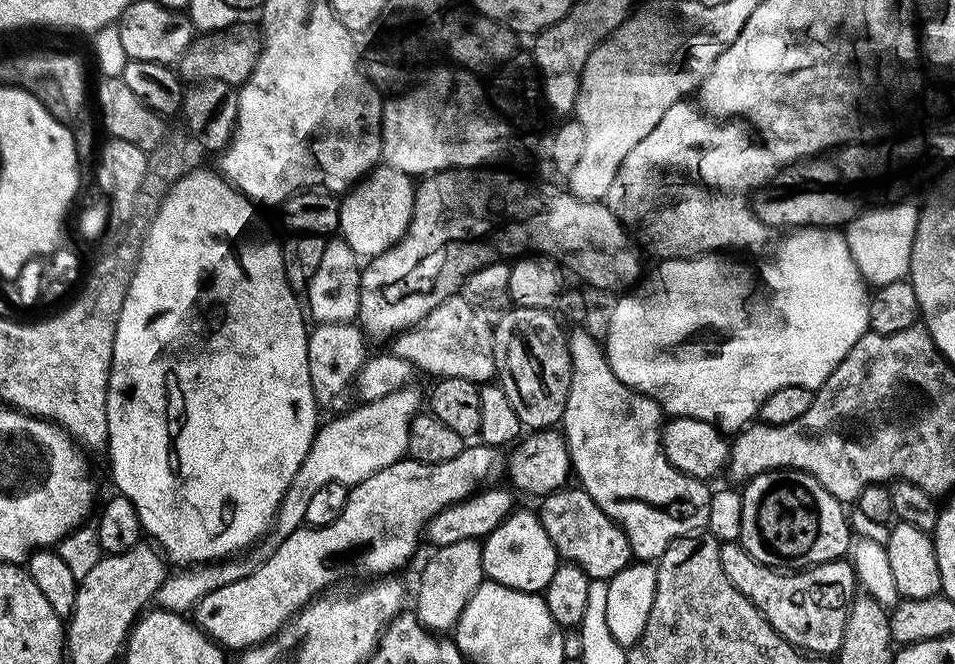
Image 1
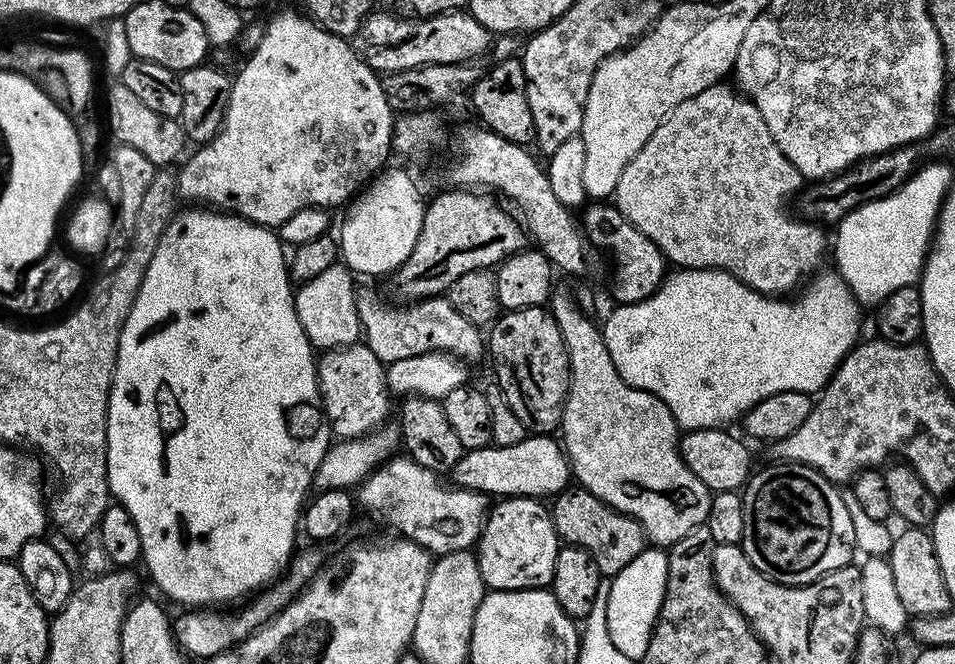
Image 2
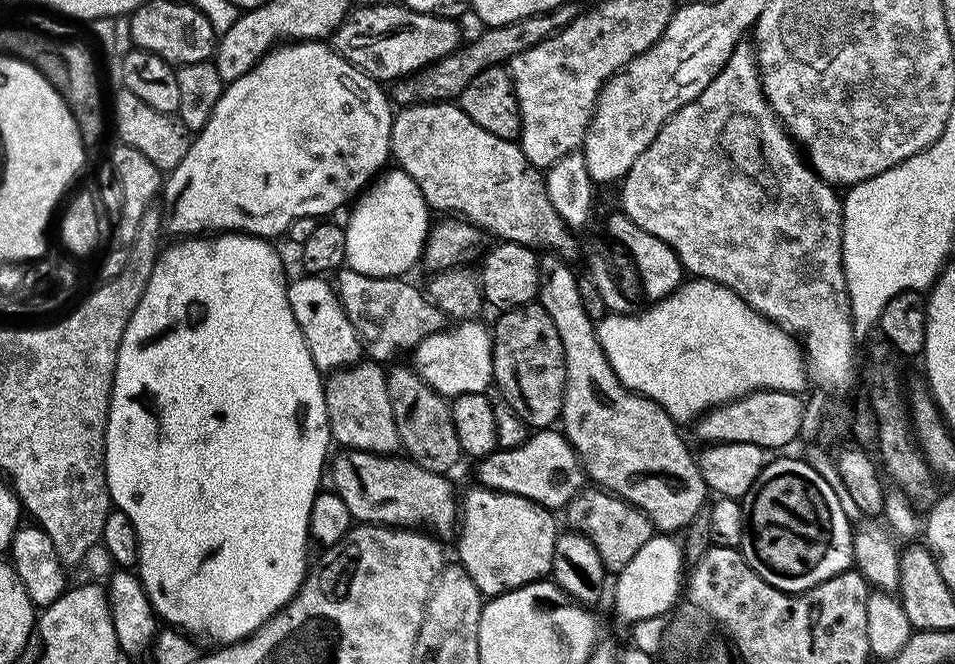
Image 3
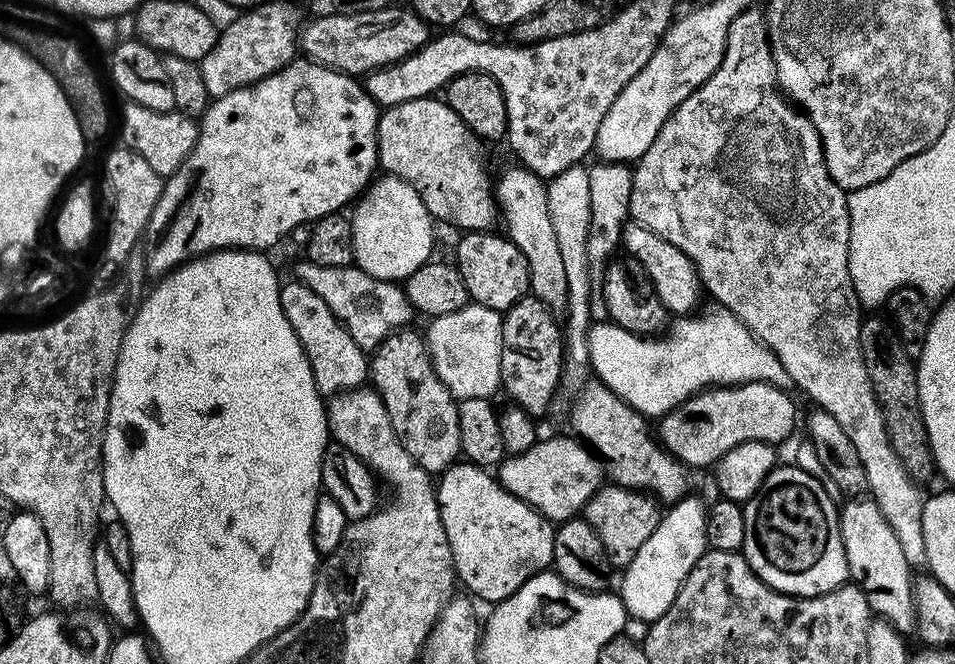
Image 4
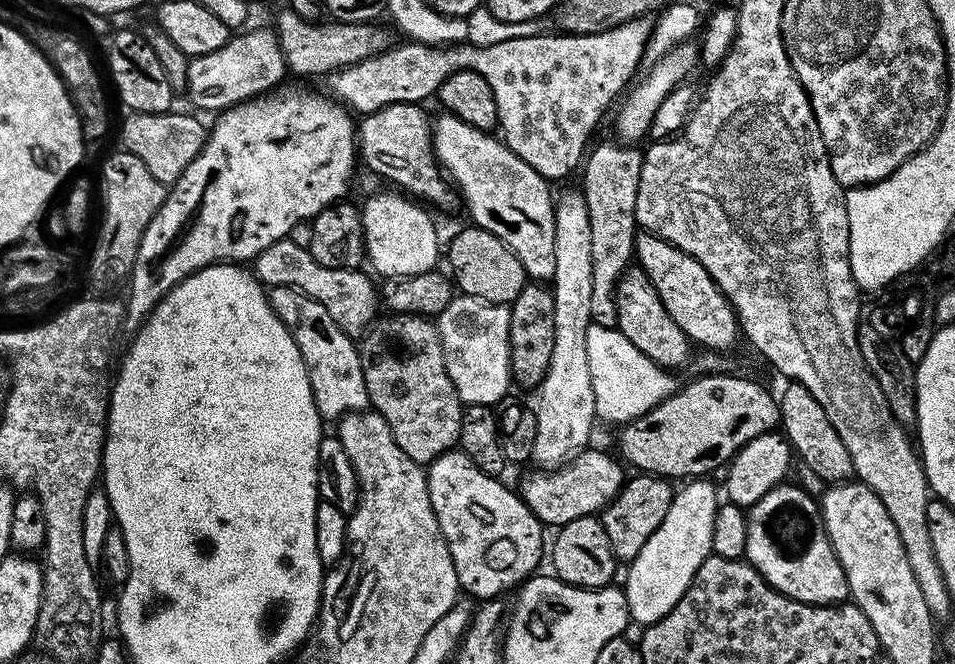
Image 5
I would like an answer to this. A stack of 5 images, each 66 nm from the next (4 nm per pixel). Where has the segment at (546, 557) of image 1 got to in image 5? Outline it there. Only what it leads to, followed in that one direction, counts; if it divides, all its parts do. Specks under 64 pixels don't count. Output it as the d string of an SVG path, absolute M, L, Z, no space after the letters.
M459 450L442 454L433 464L427 465L426 475L430 506L434 506L434 514L450 550L450 558L454 562L461 589L469 597L480 602L503 597L503 592L510 591L512 587L515 589L539 569L536 567L539 566L540 559L543 556L545 559L546 556L545 525L541 524L539 518L527 508L513 489L511 492L503 484L503 479L488 476L478 470L478 466L474 466L474 462L470 462L470 458L466 458L466 454Z

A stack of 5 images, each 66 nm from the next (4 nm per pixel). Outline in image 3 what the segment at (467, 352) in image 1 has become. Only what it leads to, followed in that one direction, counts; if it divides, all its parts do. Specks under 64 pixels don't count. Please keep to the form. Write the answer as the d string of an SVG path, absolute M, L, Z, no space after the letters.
M347 266L340 269L334 276L334 287L342 306L346 310L346 318L354 326L356 336L360 339L363 355L372 362L385 362L399 352L411 353L413 349L429 338L435 332L446 328L446 317L438 306L434 306L423 291L420 292L412 284L407 284L407 279L397 277L368 277L366 274L356 273Z

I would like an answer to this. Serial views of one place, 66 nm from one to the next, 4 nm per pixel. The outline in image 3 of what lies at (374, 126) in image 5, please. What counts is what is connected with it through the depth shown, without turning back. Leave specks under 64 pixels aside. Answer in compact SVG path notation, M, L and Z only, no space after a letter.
M459 103L409 104L401 107L392 118L391 159L397 169L404 171L417 183L418 190L433 213L455 214L485 233L493 232L501 241L524 244L533 250L551 250L561 260L575 261L573 229L564 224L558 210L550 206L541 169L534 167L524 157L516 140L490 134L490 130L482 130L478 122L470 122Z

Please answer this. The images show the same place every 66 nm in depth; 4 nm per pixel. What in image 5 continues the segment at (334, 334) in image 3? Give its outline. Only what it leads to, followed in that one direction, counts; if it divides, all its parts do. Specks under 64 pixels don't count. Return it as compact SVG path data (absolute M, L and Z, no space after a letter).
M278 286L268 292L268 301L276 317L284 323L286 330L294 338L298 350L308 367L310 386L314 394L314 406L325 421L339 421L348 412L358 412L369 407L366 382L362 378L362 364L353 337L347 336L326 314L323 306L318 306L314 298L293 288Z

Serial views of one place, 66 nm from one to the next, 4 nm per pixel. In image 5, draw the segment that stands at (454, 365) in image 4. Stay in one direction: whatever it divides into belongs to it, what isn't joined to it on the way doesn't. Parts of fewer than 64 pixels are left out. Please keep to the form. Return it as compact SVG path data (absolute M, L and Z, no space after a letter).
M463 294L455 295L436 317L443 357L450 380L459 392L461 403L493 407L507 394L512 383L510 363L510 308L489 304Z

